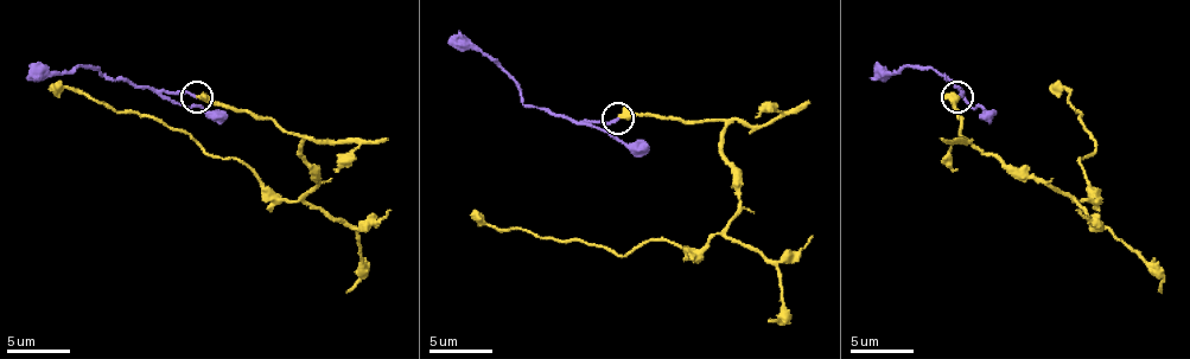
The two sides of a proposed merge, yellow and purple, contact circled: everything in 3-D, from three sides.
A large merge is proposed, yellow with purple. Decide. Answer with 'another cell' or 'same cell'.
another cell

